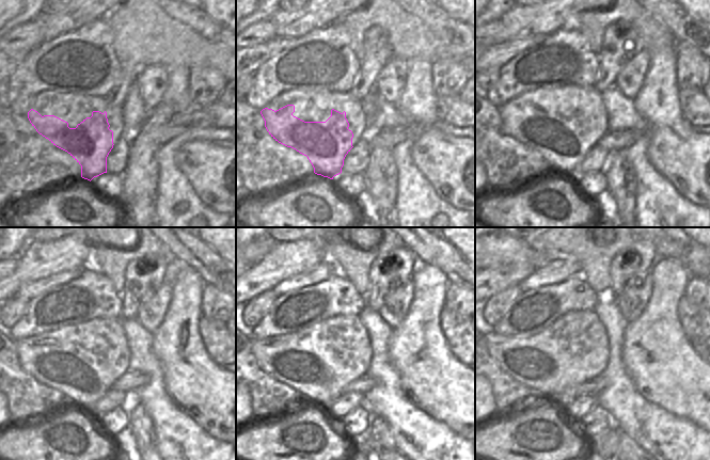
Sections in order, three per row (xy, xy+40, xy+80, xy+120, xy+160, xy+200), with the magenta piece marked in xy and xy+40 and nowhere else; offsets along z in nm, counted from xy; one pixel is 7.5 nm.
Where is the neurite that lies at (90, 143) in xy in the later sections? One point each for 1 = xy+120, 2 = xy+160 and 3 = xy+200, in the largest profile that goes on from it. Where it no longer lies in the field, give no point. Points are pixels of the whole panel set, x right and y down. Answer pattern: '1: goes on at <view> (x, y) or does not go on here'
1: goes on at xy+120 (83, 380)
2: goes on at xy+160 (321, 380)
3: goes on at xy+200 (549, 374)

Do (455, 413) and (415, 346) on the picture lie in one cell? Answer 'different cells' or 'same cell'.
same cell

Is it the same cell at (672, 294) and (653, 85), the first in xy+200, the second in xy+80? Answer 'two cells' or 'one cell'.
one cell

